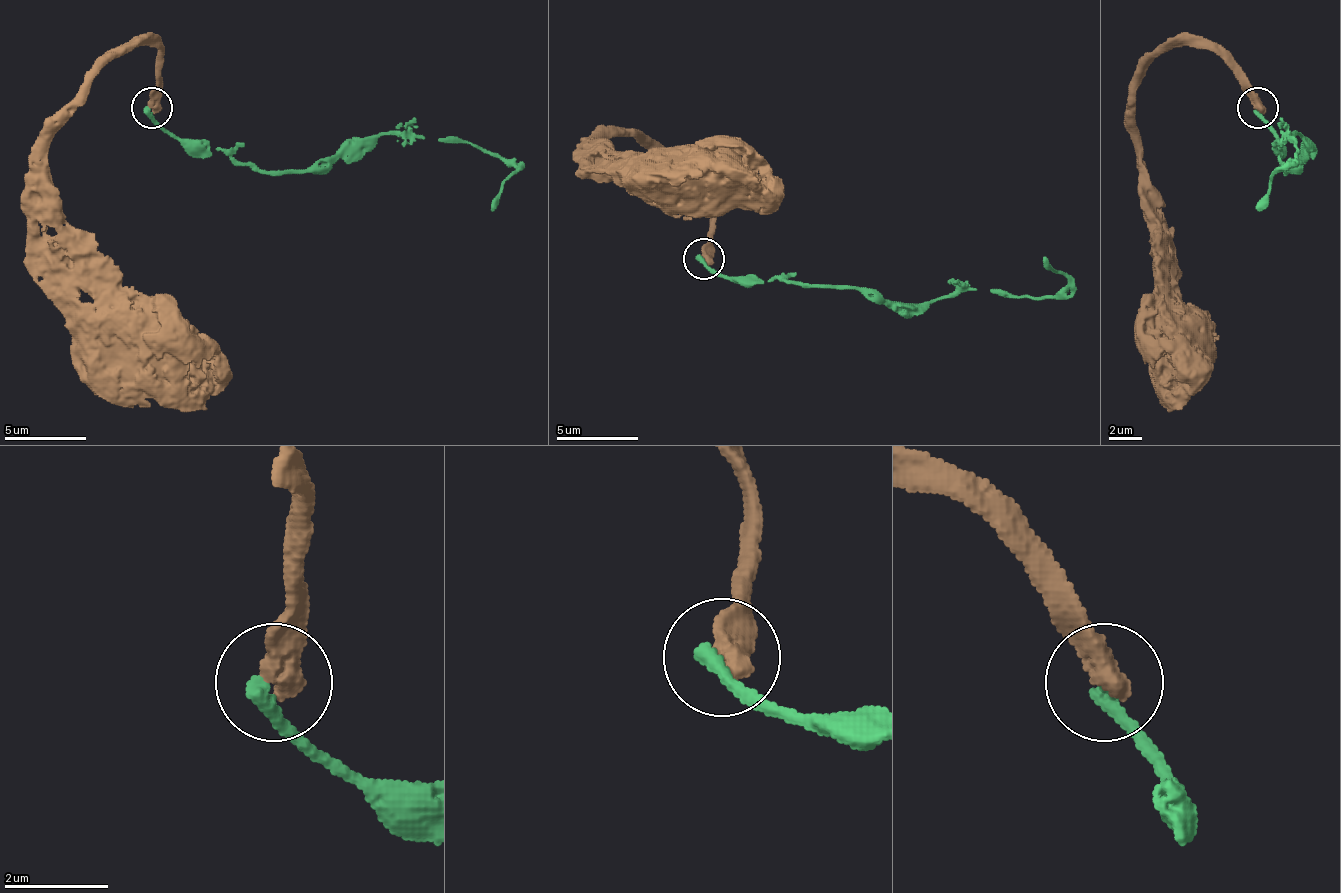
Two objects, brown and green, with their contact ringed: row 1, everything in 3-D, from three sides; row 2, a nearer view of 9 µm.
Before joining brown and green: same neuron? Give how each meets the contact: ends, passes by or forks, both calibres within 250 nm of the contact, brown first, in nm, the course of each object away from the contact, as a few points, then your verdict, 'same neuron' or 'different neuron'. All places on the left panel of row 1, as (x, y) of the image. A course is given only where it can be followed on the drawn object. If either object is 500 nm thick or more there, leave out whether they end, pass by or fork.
500 nm thick on the brown side, 280 nm on the other; brown runs (153, 109), (161, 47), (128, 43), (46, 150), (46, 195), (79, 297), (124, 334); green runs (149, 109), (165, 129), (263, 170), (321, 170), (382, 133), (472, 142), (517, 170), (493, 211); different neuron

